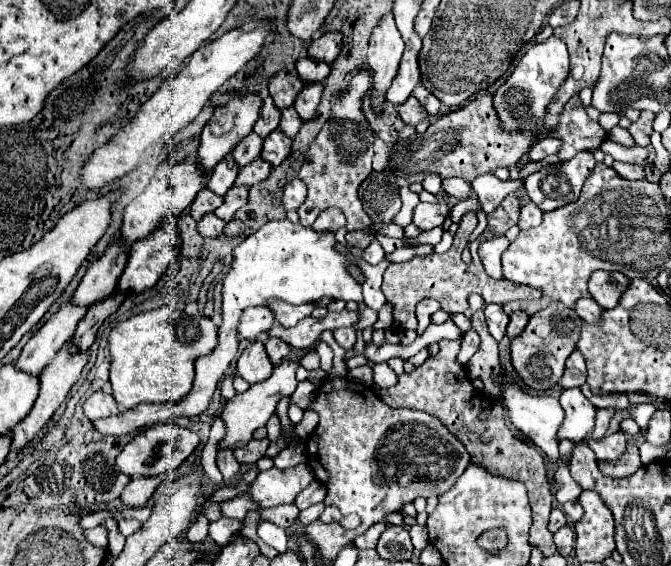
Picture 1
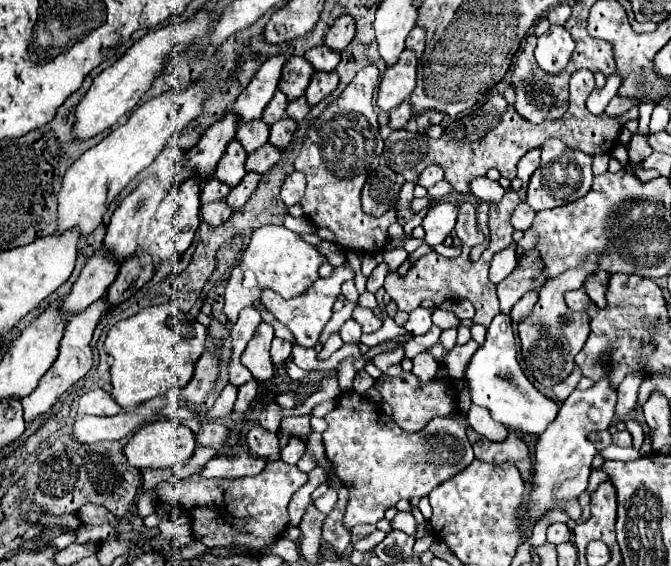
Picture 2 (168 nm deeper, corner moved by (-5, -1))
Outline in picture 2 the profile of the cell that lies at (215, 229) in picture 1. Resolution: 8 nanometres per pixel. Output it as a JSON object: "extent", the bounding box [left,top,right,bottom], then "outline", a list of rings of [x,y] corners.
{"extent":[200,201,232,227],"outline":[[[218,201],[218,203],[202,205],[202,207],[200,207],[200,213],[202,213],[202,219],[204,219],[210,227],[218,227],[218,225],[226,223],[226,219],[232,215],[232,209],[230,209],[224,201]]]}

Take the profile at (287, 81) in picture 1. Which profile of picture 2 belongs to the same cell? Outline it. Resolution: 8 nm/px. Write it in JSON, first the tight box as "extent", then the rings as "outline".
{"extent":[278,57,314,101],"outline":[[[290,57],[282,69],[278,89],[288,97],[288,101],[294,101],[296,97],[302,97],[306,93],[312,73],[314,69],[304,57]]]}

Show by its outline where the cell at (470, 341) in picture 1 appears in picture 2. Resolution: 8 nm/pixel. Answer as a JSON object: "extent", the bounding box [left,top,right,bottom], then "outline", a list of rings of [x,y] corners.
{"extent":[428,339,480,379],"outline":[[[470,339],[466,345],[456,345],[448,355],[444,355],[444,349],[440,343],[436,343],[432,349],[428,349],[428,353],[432,353],[436,357],[438,363],[442,363],[448,369],[448,375],[452,379],[462,379],[464,377],[464,369],[468,369],[468,361],[472,359],[472,353],[476,353],[480,345]]]}

